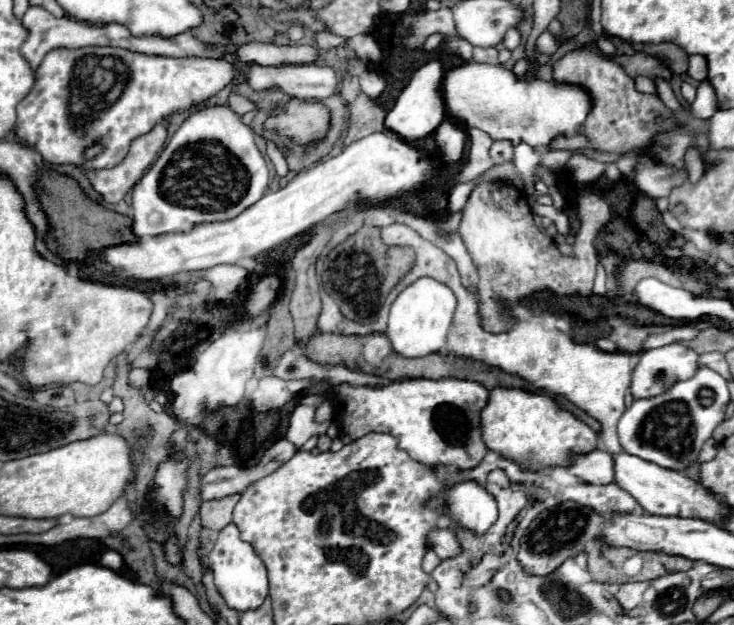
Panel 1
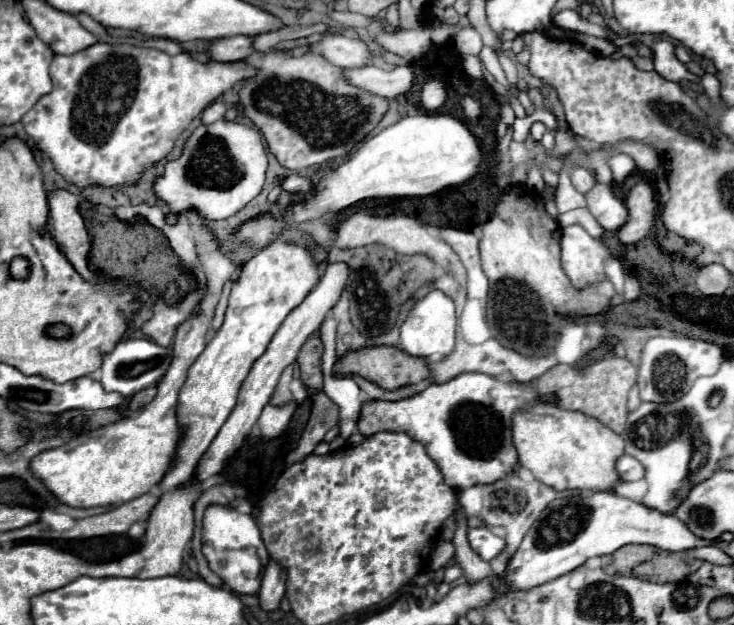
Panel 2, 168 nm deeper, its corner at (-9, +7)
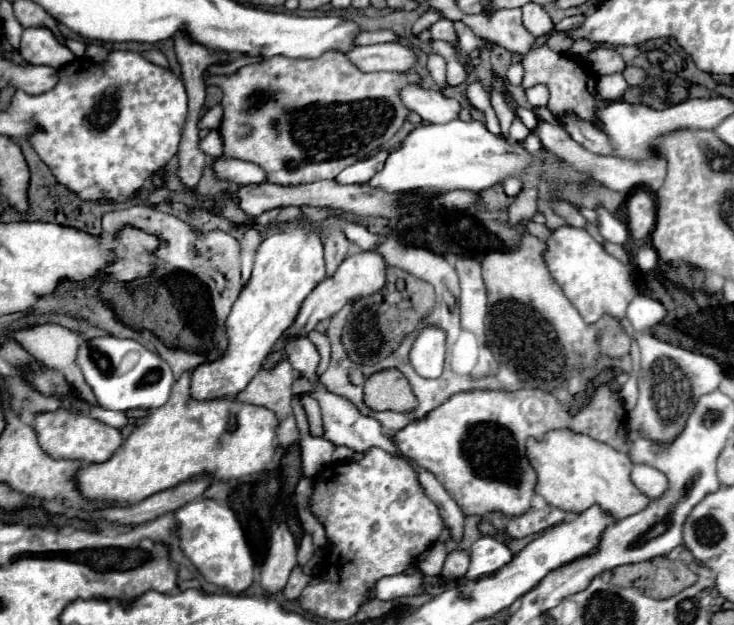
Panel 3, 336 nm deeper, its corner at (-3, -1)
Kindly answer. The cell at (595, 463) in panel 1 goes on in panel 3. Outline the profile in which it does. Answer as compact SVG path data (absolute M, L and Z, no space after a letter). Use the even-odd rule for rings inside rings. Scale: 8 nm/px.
M635 464L631 480L649 498L659 498L667 490L667 478L647 464Z

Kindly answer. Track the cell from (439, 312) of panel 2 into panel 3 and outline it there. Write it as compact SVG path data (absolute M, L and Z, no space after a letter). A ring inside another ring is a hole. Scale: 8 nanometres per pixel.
M435 324L423 326L411 346L409 362L419 376L439 378L445 364L445 330Z

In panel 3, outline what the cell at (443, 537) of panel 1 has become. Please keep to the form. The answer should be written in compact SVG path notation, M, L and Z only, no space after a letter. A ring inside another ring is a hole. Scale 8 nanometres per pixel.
M483 536L471 546L471 564L467 570L467 580L477 580L505 566L513 558L513 552L497 538Z

